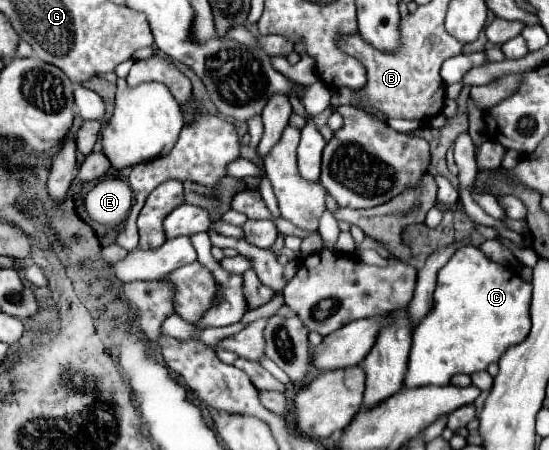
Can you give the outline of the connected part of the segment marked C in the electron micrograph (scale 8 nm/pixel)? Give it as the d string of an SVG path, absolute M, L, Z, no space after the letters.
M478 247L457 250L438 272L434 308L412 334L404 390L446 386L454 374L474 374L486 370L490 362L498 362L510 346L528 336L530 300L532 284L526 284L512 268L488 260Z

